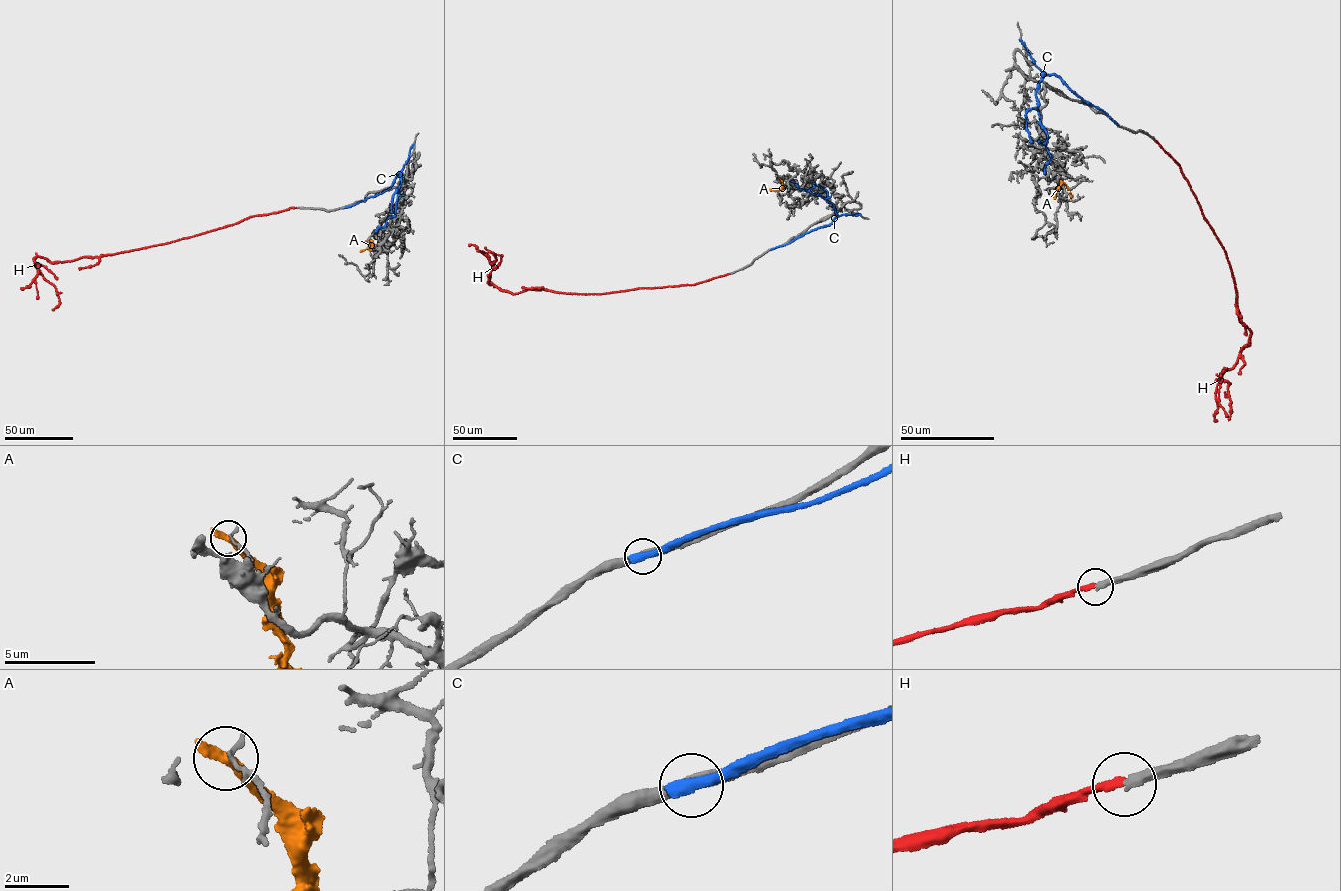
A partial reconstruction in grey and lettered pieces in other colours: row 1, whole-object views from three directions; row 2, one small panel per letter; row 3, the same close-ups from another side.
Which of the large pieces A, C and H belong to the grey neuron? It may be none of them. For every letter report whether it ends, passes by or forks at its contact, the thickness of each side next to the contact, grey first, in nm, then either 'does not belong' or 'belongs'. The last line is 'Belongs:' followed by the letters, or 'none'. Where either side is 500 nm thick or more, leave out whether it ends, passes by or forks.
A: it ends there; 170 nm thick on the grey side, 460 nm on the other; does not belong
C: 420 nm thick on the grey side, 500 nm on the other; does not belong
H: it ends there; 320 nm thick on the grey side, 280 nm on the other; belongs
Belongs: H

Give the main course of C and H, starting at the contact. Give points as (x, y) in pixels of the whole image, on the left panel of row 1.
C: (345, 207), (389, 189), (397, 173), (401, 173), (394, 215), (375, 232)
H: (296, 207), (112, 255), (52, 262), (37, 256), (33, 260), (41, 274), (58, 292), (59, 305), (53, 310)

